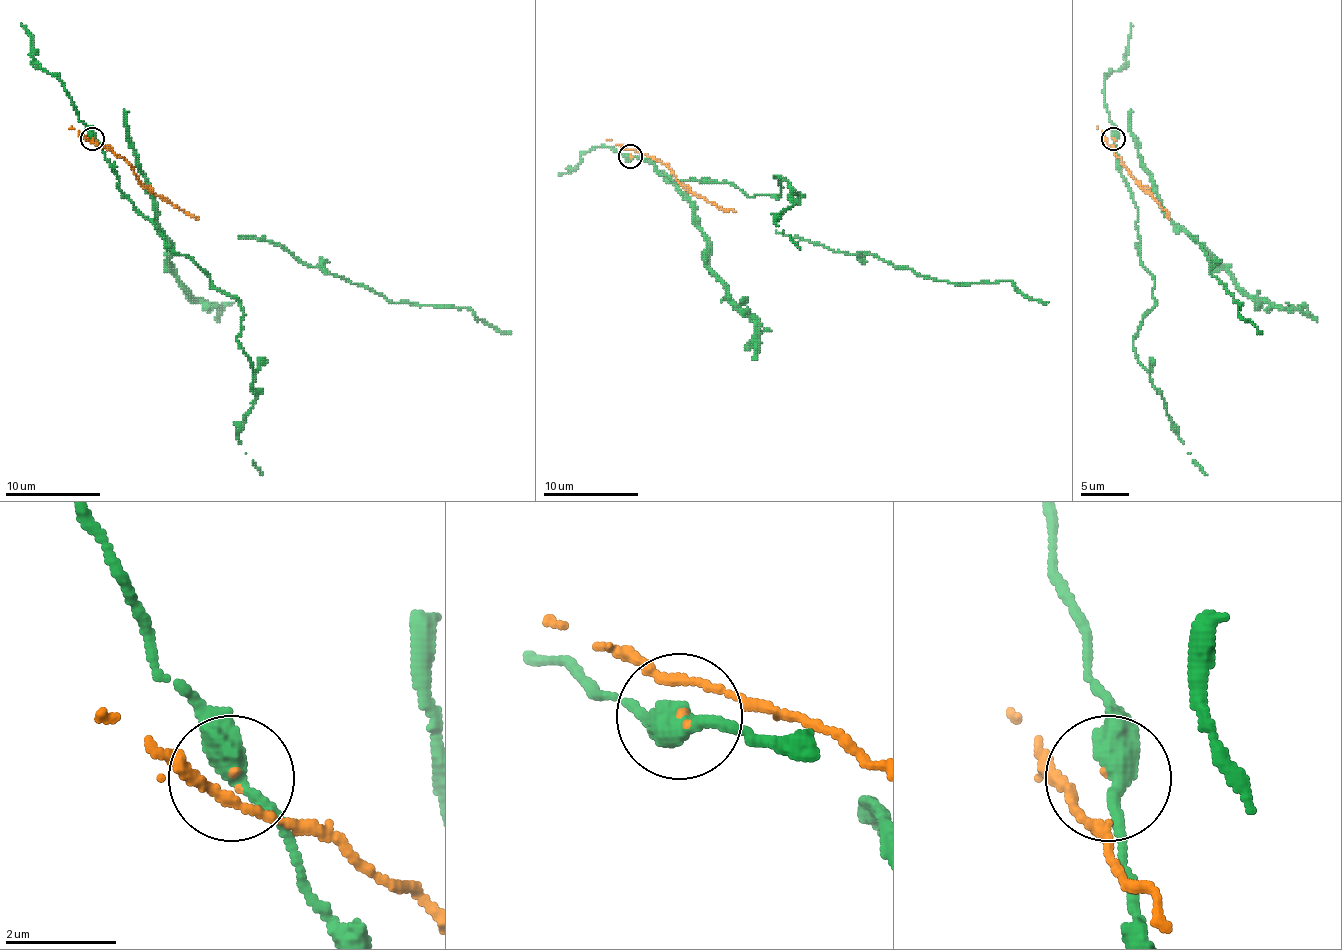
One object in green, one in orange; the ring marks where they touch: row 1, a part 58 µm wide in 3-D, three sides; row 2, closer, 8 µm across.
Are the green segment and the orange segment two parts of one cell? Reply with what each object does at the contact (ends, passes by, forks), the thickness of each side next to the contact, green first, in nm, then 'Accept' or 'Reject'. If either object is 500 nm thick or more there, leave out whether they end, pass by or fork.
At the ring green passes by. At the ring orange passes by. Thickness 400 nm (green) against 80 nm. Accept

